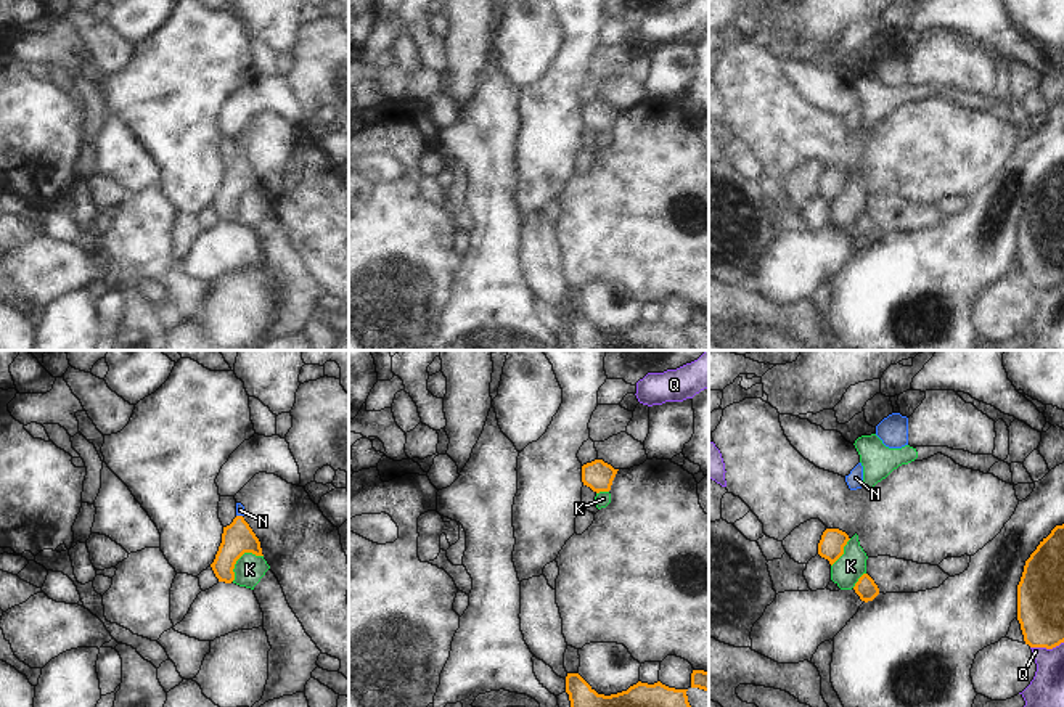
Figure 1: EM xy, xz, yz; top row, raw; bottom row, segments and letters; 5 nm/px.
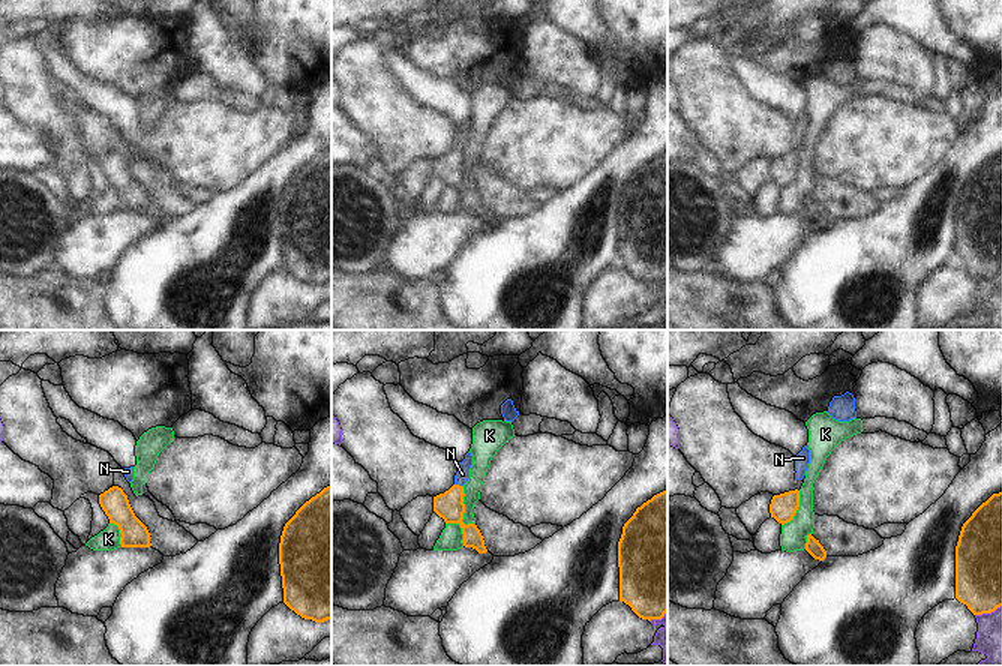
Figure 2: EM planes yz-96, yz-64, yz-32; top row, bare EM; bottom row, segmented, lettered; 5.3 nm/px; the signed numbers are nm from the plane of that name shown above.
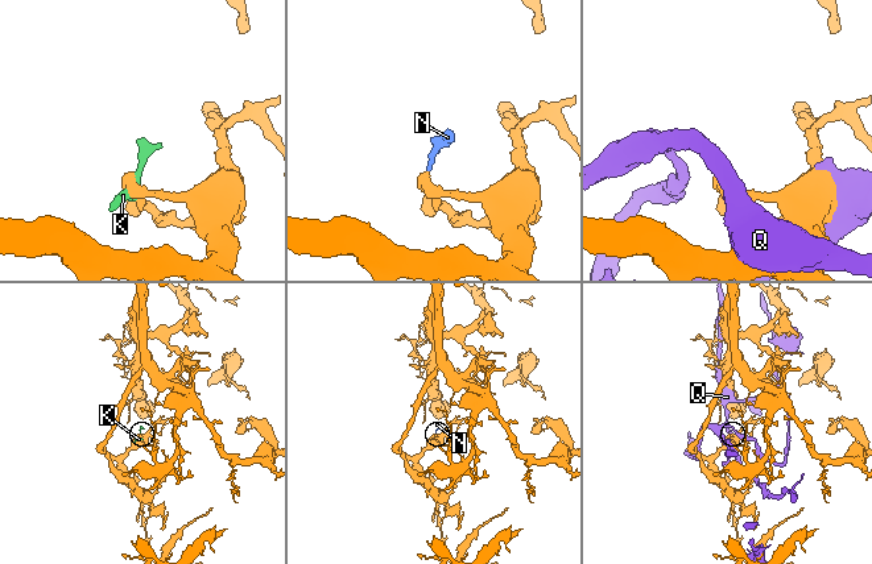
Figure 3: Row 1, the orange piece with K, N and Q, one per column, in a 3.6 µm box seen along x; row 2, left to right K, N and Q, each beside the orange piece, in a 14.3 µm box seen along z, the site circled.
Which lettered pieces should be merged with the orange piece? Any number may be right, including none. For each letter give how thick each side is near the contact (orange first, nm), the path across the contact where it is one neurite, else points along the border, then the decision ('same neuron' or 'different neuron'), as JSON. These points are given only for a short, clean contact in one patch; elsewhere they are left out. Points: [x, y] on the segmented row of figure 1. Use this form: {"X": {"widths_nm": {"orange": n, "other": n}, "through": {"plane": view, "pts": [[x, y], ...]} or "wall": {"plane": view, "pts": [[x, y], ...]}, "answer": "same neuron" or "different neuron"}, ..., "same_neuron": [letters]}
{"K": {"widths_nm": {"orange": 160, "other": 150}, "wall": {"plane": "xy", "pts": [[262, 555], [245, 553], [235, 564], [232, 580]]}, "answer": "different neuron"}, "N": {"widths_nm": {"orange": 160, "other": 50}, "through": {"plane": "xy", "pts": [[238, 537], [240, 516], [240, 510]]}, "answer": "same neuron"}, "Q": {"widths_nm": {"orange": 240, "other": 180}, "answer": "different neuron"}, "same_neuron": ["N"]}

